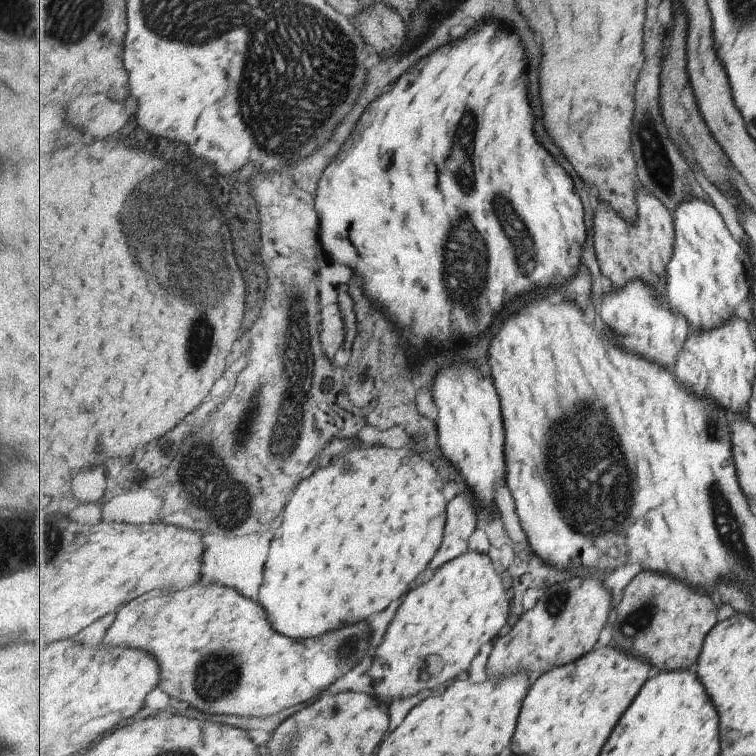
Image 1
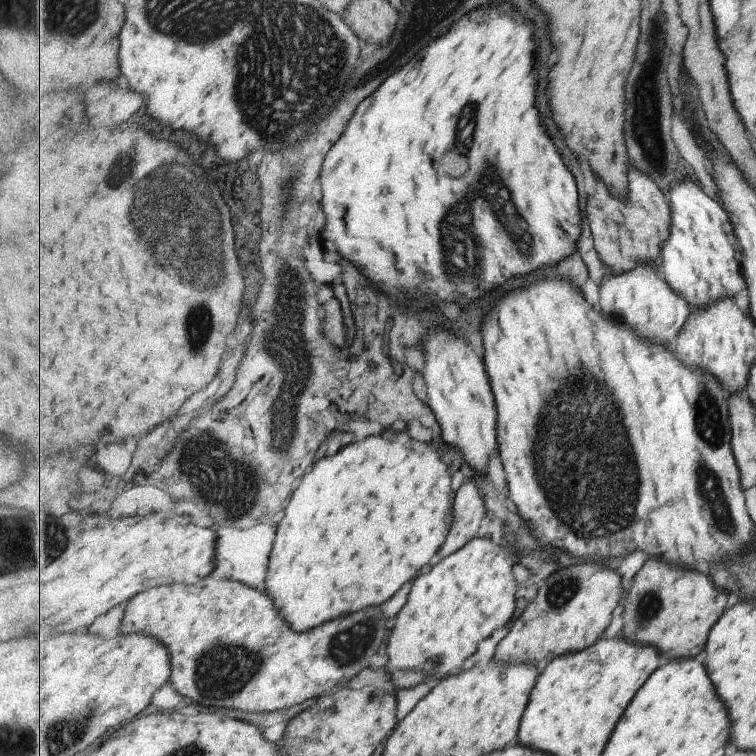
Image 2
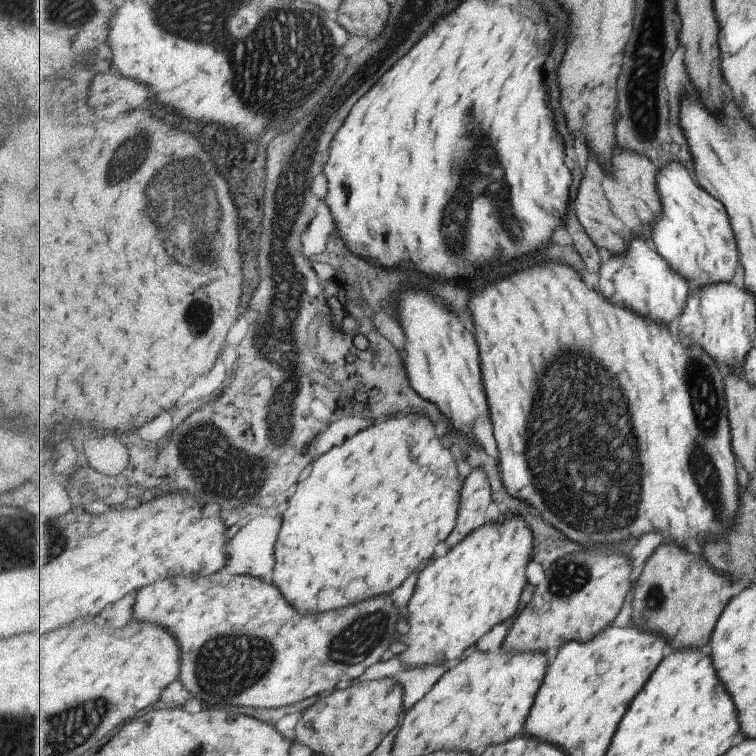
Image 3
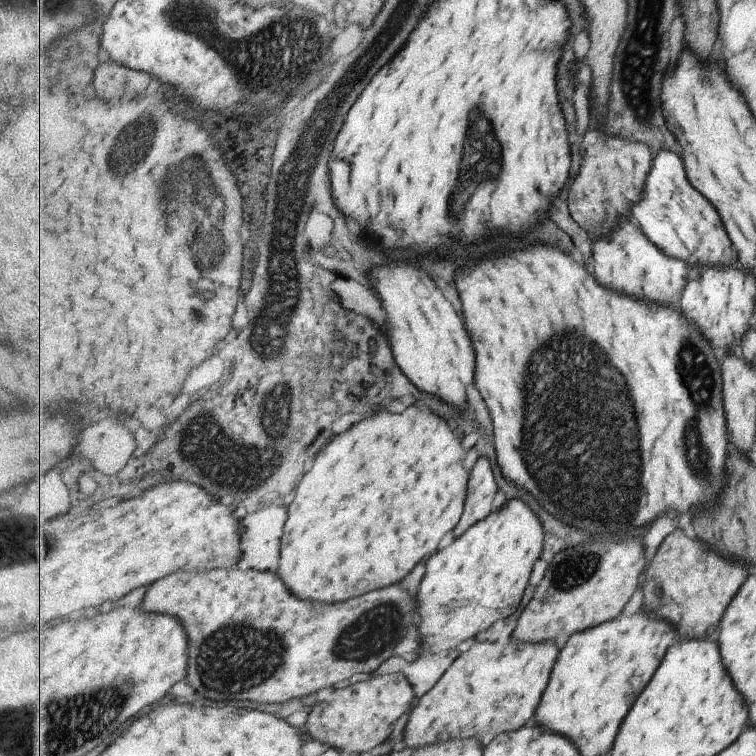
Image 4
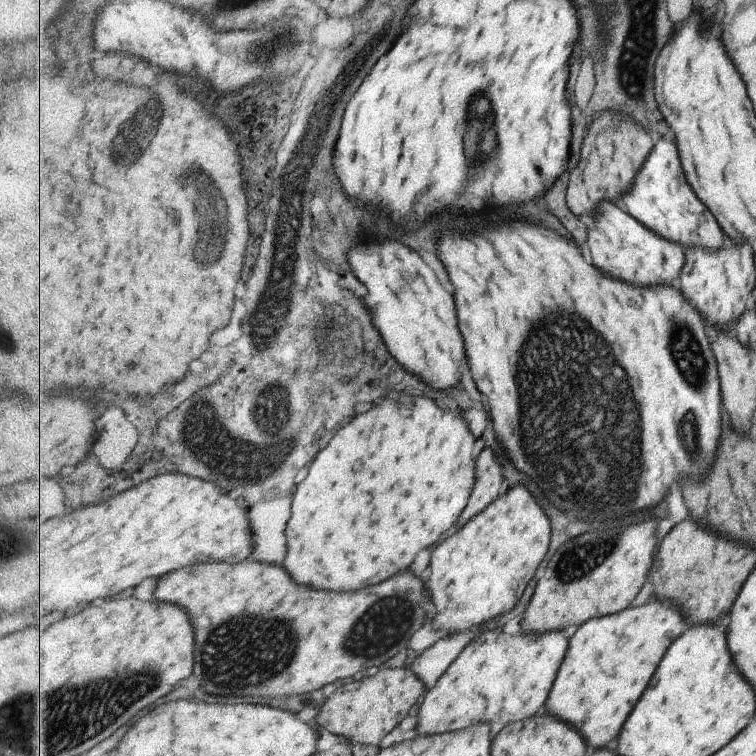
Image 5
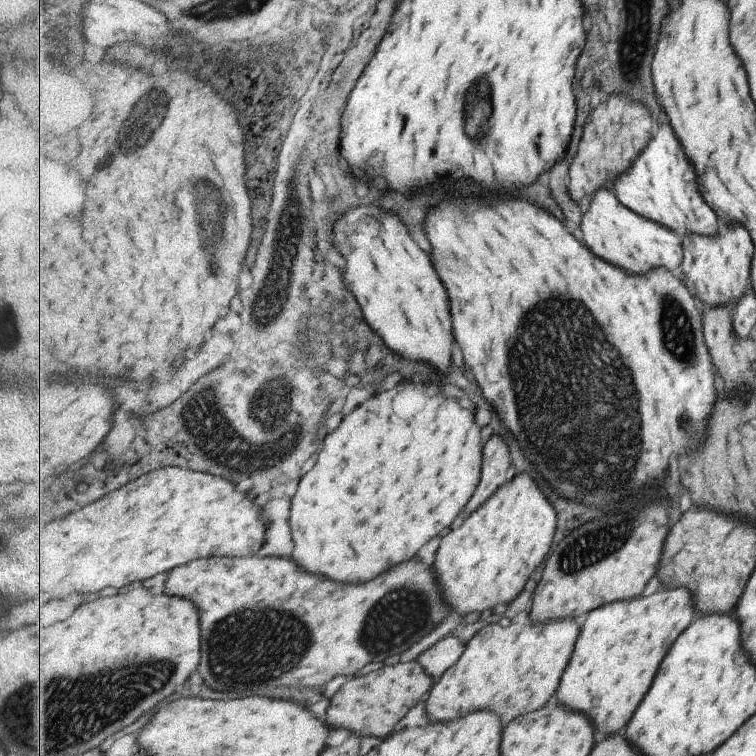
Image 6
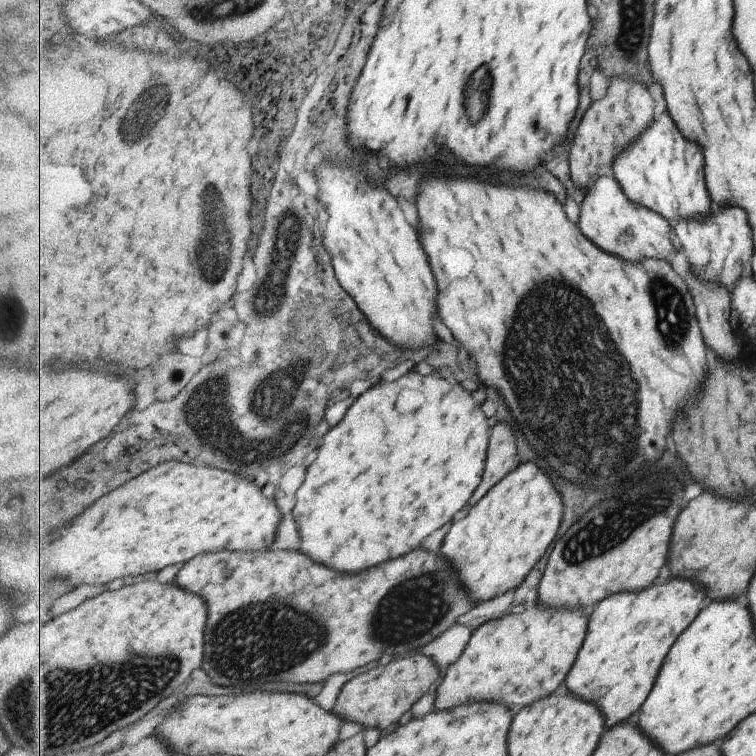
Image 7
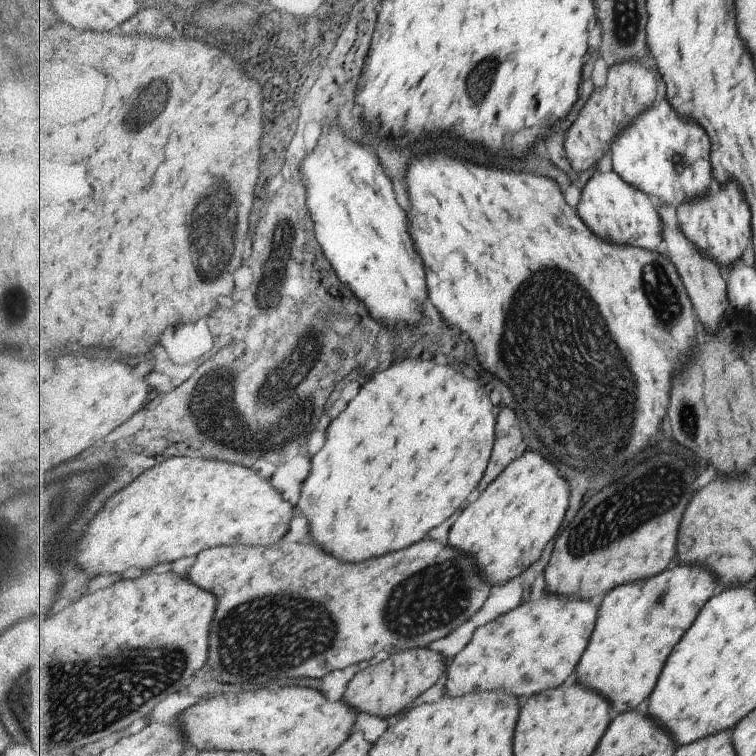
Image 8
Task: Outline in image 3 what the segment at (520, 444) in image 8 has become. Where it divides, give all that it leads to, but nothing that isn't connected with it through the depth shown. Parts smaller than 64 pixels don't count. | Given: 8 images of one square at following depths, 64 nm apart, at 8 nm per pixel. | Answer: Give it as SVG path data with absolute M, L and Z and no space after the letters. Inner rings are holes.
M484 468L471 471L461 490L461 508L456 527L446 540L447 550L457 548L469 534L477 532L487 522L487 512L493 502L493 488Z

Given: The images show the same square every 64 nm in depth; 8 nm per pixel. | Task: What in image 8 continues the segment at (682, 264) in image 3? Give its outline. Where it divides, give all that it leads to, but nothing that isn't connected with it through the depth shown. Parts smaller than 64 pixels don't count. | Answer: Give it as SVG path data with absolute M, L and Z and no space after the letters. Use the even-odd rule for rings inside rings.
M667 98L647 107L643 115L624 126L613 140L607 161L625 181L658 199L667 214L676 214L675 208L681 203L707 193L715 180L707 130L691 116L681 116Z

